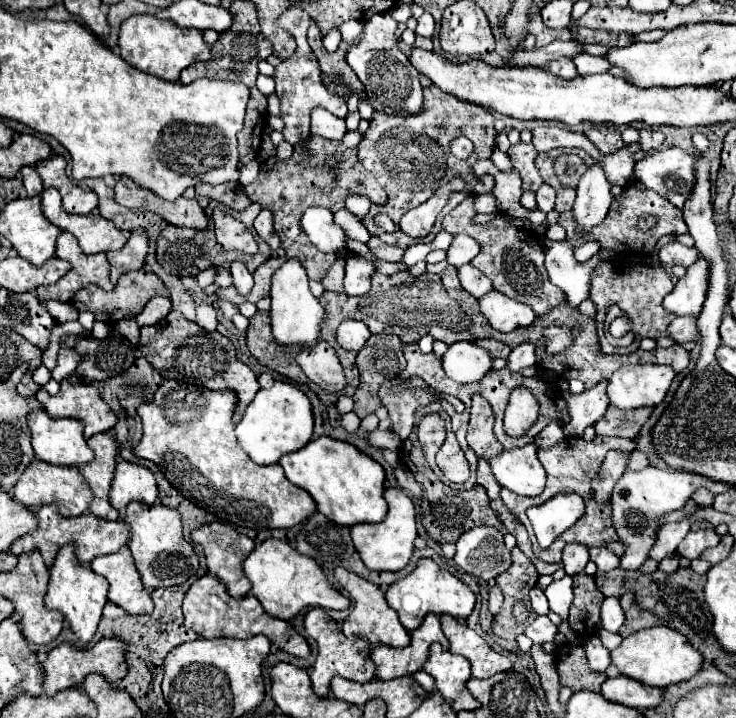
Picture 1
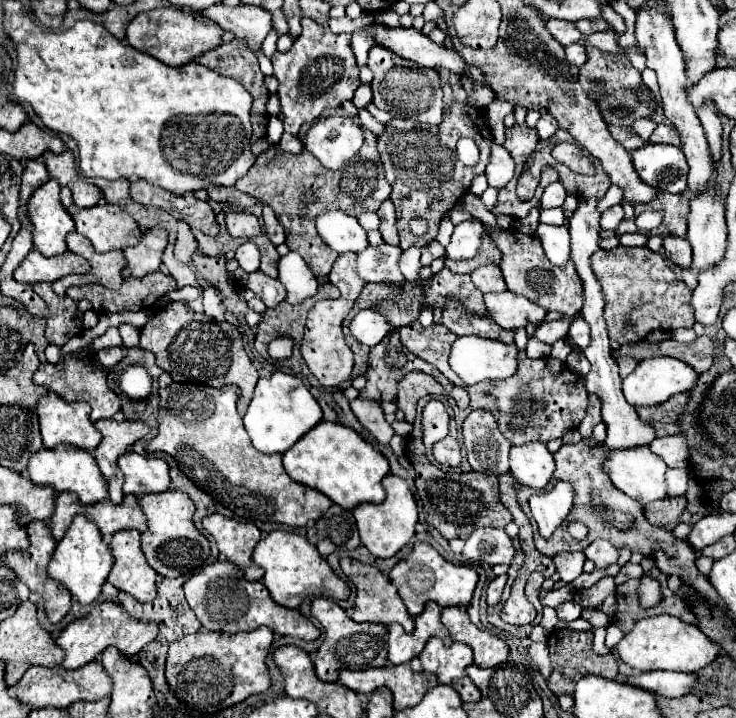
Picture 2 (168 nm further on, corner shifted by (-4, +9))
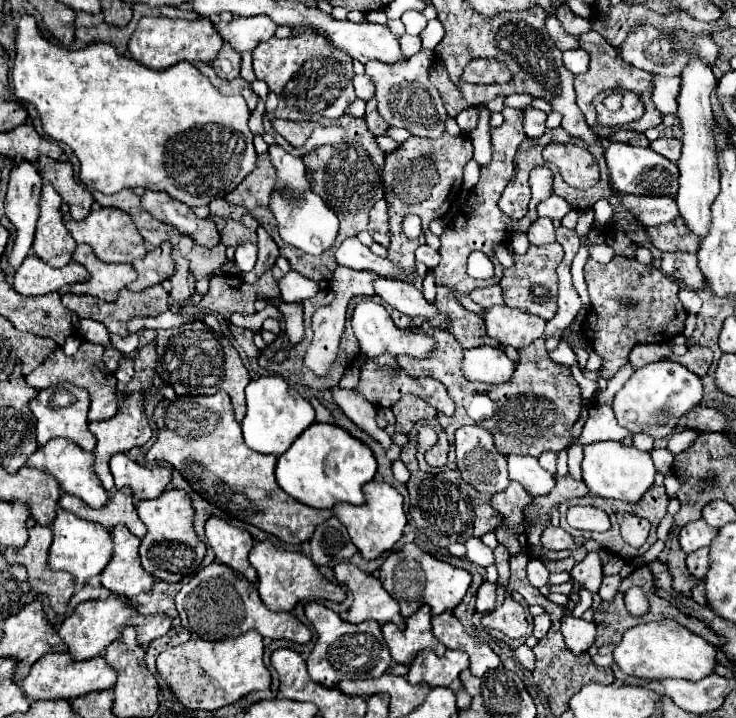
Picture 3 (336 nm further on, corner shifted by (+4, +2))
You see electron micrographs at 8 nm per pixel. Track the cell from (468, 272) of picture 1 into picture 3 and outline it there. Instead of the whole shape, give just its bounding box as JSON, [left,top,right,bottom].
[470,286,504,308]

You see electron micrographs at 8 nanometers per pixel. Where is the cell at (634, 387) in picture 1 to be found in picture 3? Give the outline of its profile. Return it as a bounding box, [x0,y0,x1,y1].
[612,360,702,440]

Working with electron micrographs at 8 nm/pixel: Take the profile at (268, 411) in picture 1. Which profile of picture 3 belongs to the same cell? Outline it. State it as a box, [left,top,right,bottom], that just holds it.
[242,376,314,456]

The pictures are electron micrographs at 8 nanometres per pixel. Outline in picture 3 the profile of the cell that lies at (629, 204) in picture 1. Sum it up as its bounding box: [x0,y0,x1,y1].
[646,218,700,254]

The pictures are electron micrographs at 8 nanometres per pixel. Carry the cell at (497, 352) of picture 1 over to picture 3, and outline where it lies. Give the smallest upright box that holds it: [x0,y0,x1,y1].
[436,286,500,350]

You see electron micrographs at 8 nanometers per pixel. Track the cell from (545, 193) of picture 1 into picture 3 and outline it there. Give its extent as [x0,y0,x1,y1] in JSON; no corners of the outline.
[538,194,572,220]

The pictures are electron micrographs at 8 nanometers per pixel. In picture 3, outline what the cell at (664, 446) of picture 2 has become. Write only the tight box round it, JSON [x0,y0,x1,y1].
[668,428,698,454]

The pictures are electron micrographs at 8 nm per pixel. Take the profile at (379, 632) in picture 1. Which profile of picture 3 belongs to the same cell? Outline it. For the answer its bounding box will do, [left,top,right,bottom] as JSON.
[334,562,404,628]

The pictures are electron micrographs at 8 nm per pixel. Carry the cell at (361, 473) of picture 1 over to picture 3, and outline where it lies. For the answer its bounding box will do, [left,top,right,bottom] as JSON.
[276,422,376,508]

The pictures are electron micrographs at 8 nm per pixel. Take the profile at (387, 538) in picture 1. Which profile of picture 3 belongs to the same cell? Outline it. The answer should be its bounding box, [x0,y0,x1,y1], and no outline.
[332,480,406,560]

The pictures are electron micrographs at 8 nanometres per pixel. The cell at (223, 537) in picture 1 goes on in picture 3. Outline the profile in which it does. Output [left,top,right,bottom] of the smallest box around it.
[206,518,258,582]

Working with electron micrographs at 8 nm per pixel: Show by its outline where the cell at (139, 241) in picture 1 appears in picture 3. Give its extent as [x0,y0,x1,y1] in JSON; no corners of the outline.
[126,242,176,292]

